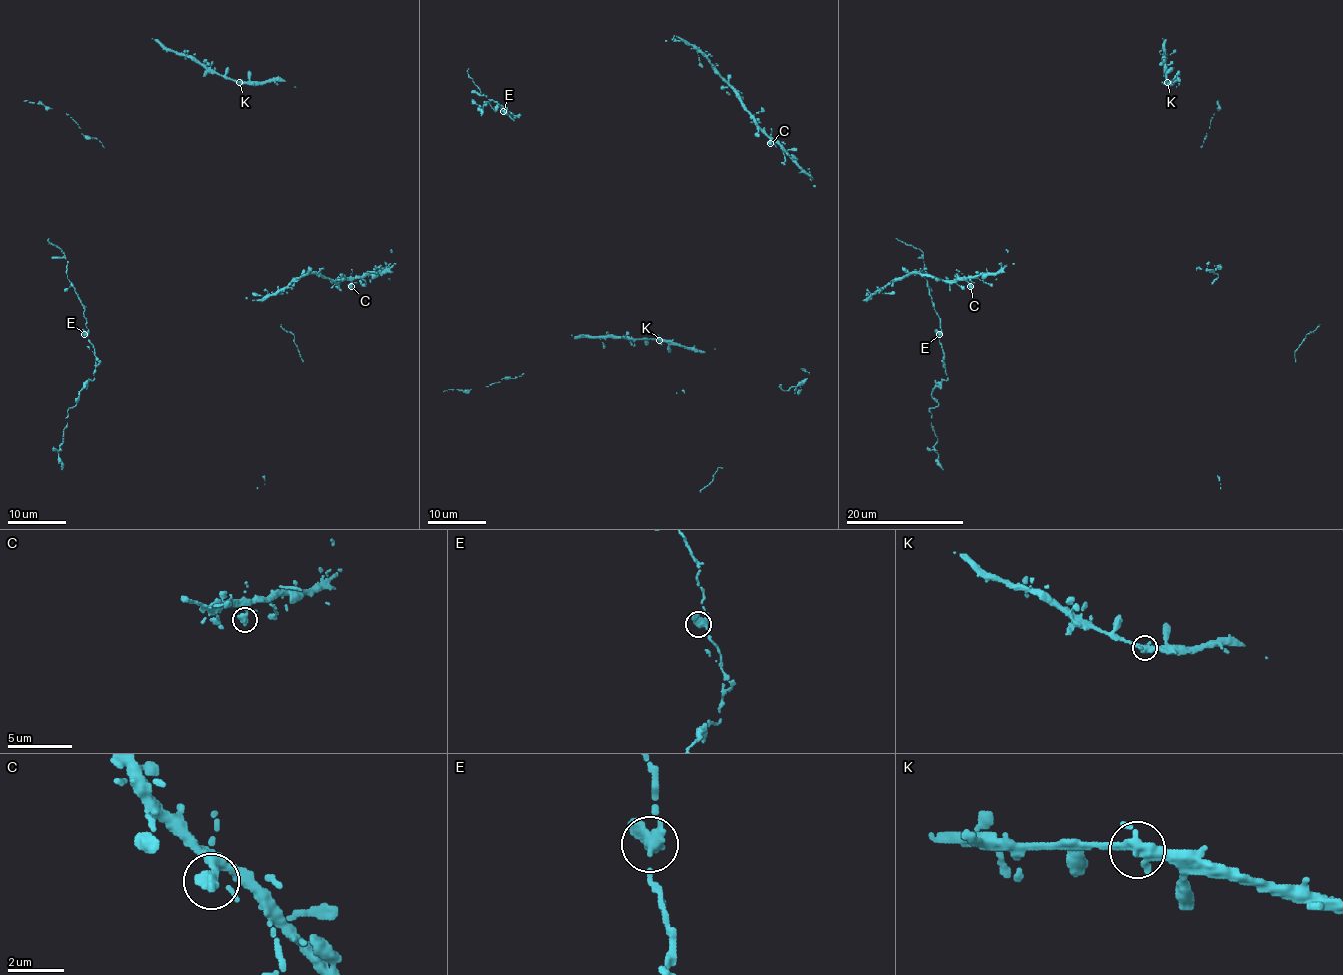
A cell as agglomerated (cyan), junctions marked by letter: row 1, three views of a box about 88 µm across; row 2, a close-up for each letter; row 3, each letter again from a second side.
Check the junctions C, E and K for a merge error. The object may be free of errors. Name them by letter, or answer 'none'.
none

